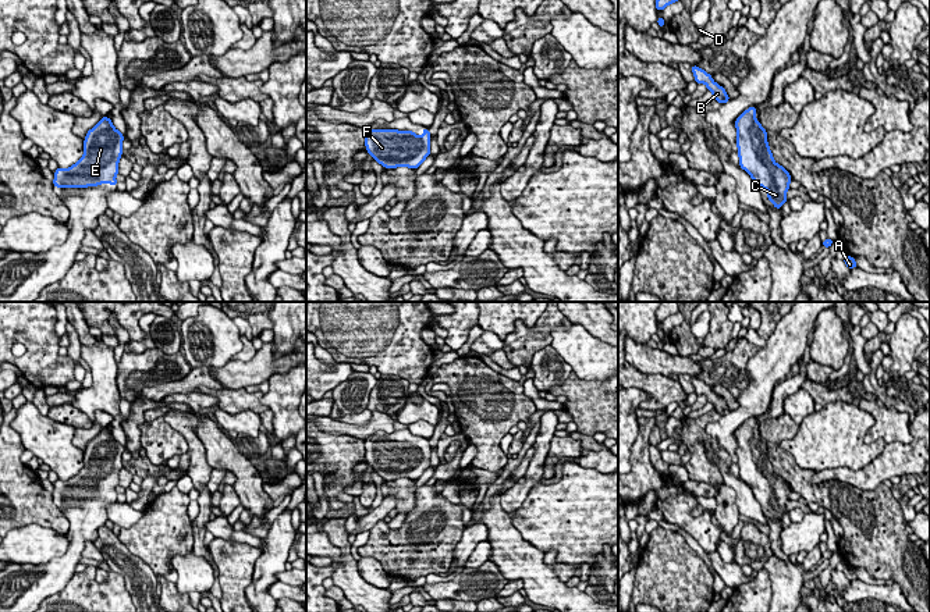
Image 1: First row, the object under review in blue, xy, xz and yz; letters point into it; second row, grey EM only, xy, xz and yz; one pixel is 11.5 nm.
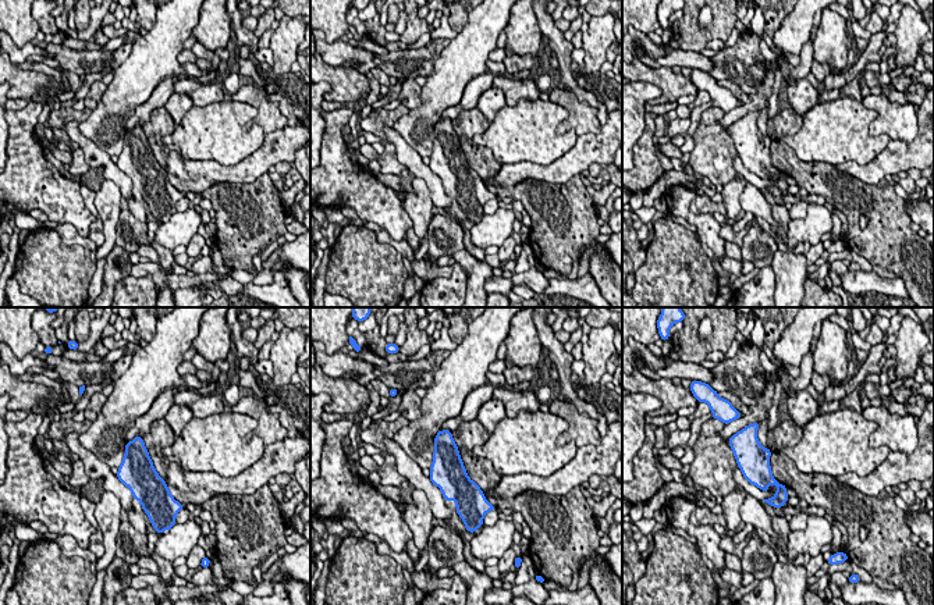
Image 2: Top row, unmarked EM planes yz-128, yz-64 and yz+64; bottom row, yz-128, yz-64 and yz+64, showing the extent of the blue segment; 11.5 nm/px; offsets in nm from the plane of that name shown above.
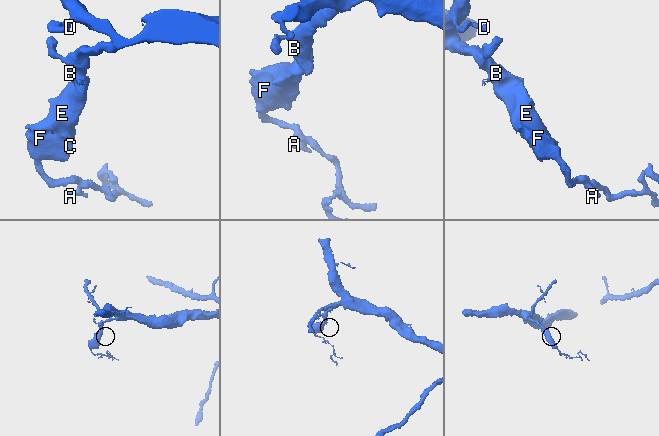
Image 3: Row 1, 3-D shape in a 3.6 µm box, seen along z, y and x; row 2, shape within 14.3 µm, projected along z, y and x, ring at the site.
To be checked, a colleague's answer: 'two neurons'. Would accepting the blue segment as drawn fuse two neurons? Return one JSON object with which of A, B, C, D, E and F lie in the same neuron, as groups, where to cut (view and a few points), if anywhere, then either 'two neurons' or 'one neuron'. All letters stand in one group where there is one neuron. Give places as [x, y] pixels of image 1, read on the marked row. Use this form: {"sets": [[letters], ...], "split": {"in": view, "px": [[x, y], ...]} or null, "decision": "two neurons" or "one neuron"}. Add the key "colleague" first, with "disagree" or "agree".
{"colleague": "disagree", "sets": [["A", "B", "C", "D", "E", "F"]], "split": null, "decision": "one neuron"}

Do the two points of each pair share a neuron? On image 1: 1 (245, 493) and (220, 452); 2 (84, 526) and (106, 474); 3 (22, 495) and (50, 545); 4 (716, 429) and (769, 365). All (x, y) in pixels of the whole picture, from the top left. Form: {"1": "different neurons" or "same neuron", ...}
{"1": "same neuron", "2": "same neuron", "3": "different neurons", "4": "same neuron"}

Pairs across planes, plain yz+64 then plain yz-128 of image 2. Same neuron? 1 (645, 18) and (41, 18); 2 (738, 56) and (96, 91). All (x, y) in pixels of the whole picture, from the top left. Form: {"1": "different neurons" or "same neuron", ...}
{"1": "different neurons", "2": "different neurons"}

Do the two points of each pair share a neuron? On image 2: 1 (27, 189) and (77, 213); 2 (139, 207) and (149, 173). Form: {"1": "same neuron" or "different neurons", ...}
{"1": "same neuron", "2": "same neuron"}

